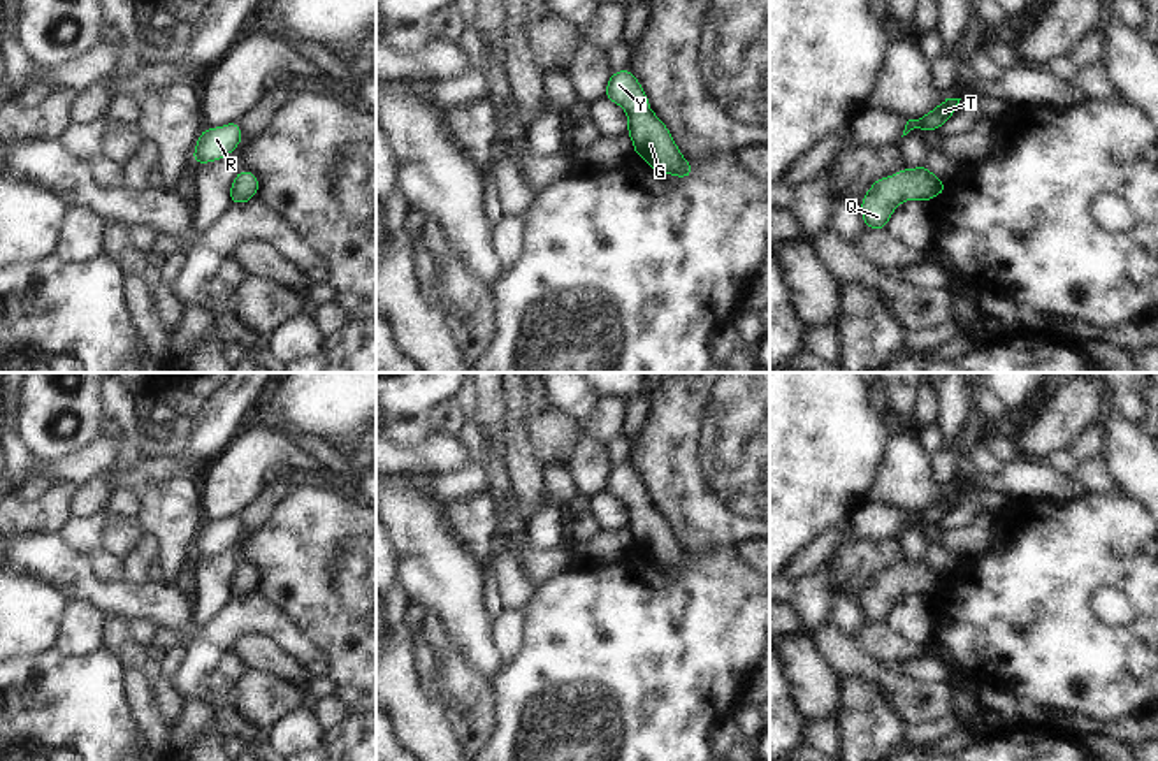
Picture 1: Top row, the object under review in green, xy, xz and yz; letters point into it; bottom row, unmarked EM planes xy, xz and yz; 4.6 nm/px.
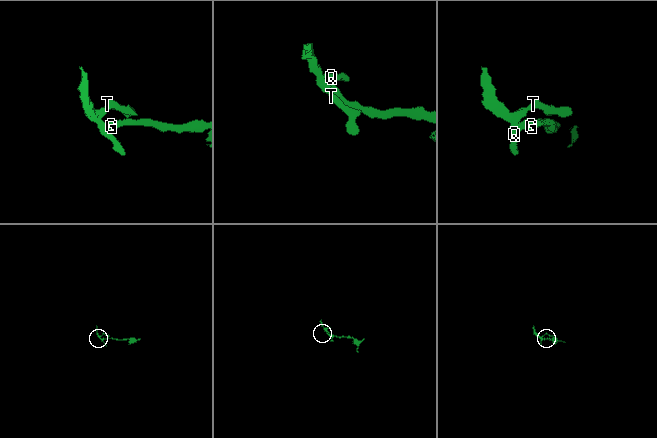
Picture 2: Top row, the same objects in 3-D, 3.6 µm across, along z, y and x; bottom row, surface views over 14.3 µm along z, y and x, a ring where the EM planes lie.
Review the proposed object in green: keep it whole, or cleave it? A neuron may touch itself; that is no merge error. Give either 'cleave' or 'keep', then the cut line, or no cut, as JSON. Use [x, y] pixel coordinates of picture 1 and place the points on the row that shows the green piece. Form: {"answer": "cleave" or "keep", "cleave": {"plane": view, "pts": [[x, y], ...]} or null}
{"answer": "keep", "cleave": null}

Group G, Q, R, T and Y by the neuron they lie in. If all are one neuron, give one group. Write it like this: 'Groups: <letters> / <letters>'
Groups: G Q R T Y

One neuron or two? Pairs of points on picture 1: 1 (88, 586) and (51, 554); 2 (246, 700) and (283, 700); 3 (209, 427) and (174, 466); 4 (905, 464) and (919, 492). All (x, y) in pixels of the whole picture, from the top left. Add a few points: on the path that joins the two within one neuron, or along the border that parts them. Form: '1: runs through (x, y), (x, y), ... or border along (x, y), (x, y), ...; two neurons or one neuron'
1: runs through (79, 577), (60, 563); one neuron
2: runs through (255, 700), (275, 700); one neuron
3: border along (181, 454), (204, 464); two neurons
4: runs through (905, 471), (905, 478), (912, 485); one neuron

